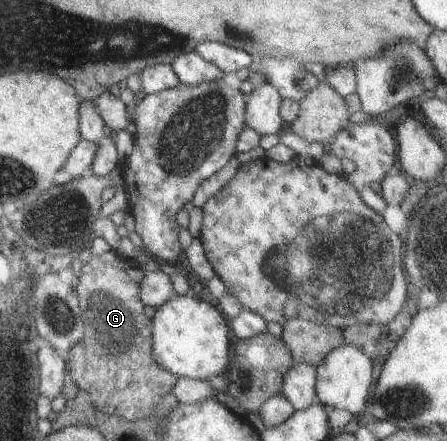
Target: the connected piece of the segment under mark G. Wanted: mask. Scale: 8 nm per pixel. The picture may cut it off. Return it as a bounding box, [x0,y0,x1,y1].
[65,249,179,421]

